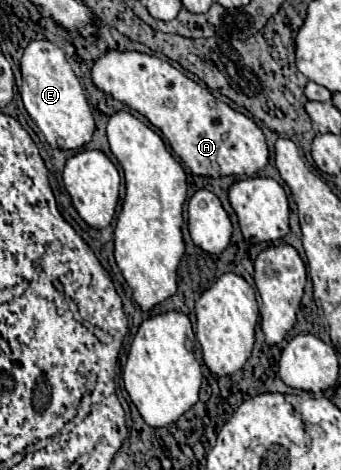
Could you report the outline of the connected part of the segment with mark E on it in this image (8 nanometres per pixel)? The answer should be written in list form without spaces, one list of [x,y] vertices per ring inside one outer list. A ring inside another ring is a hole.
[[[47,39],[29,43],[21,59],[21,75],[23,75],[23,83],[19,93],[21,93],[23,105],[29,117],[45,135],[47,143],[53,149],[67,149],[67,151],[85,147],[93,137],[95,121],[93,121],[89,103],[85,99],[83,87],[75,77],[71,65],[67,63],[63,51]]]

